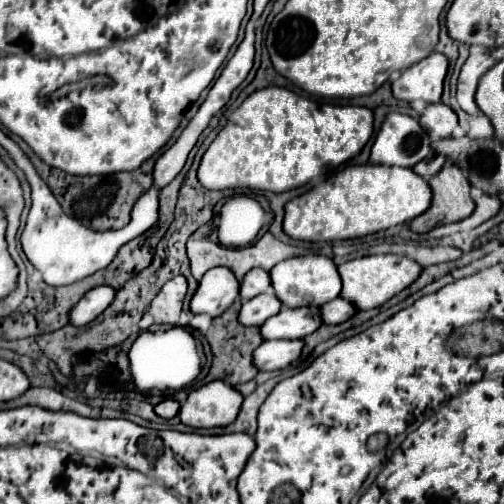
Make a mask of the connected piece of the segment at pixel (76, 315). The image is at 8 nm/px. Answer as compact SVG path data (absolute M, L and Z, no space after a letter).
M101 284L95 286L93 290L89 290L89 294L85 294L85 298L81 298L81 302L77 302L77 306L73 308L73 314L69 314L69 324L73 326L85 326L89 322L93 322L115 298L115 288Z

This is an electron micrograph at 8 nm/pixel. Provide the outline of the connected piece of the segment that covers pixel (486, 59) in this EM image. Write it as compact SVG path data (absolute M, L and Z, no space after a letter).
M487 48L481 50L473 50L467 58L467 62L461 68L459 74L459 82L457 82L457 102L459 106L467 112L467 114L475 114L477 112L477 104L475 104L475 90L477 84L481 80L481 76L495 64L495 60L491 58Z

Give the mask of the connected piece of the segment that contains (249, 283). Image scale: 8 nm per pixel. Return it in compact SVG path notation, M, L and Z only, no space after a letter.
M251 270L243 278L239 296L241 296L241 300L251 300L257 294L263 294L267 290L271 290L271 278L269 278L269 274L265 274L265 270Z

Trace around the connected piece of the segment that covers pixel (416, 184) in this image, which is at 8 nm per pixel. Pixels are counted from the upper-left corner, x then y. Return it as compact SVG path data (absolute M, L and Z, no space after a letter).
M349 166L327 178L313 190L293 198L285 206L283 230L293 240L329 242L361 238L403 224L427 212L431 206L431 186L411 168L397 166Z

